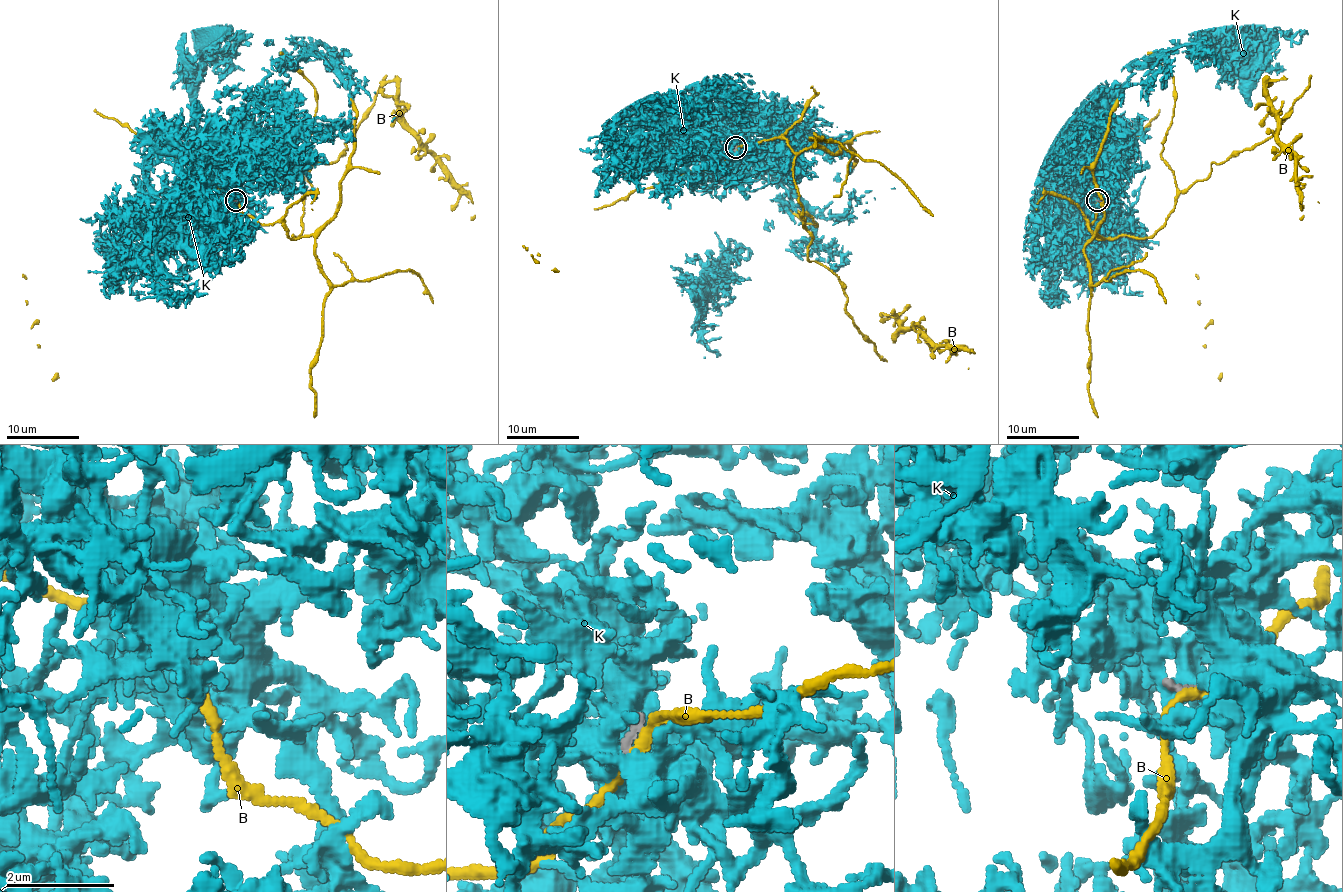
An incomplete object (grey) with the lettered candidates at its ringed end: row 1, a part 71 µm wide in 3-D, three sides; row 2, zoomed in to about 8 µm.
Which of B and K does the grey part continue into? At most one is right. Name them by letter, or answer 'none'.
none

